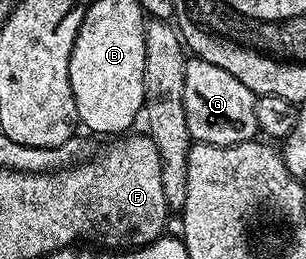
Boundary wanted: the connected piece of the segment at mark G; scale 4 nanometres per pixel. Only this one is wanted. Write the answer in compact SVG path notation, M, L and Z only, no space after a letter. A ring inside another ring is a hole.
M191 58L186 63L184 108L192 141L229 146L256 139L259 132L256 95L249 90L249 86L245 86L245 82L240 82L238 78L233 78L233 74L221 70L221 66L213 66L213 62Z

